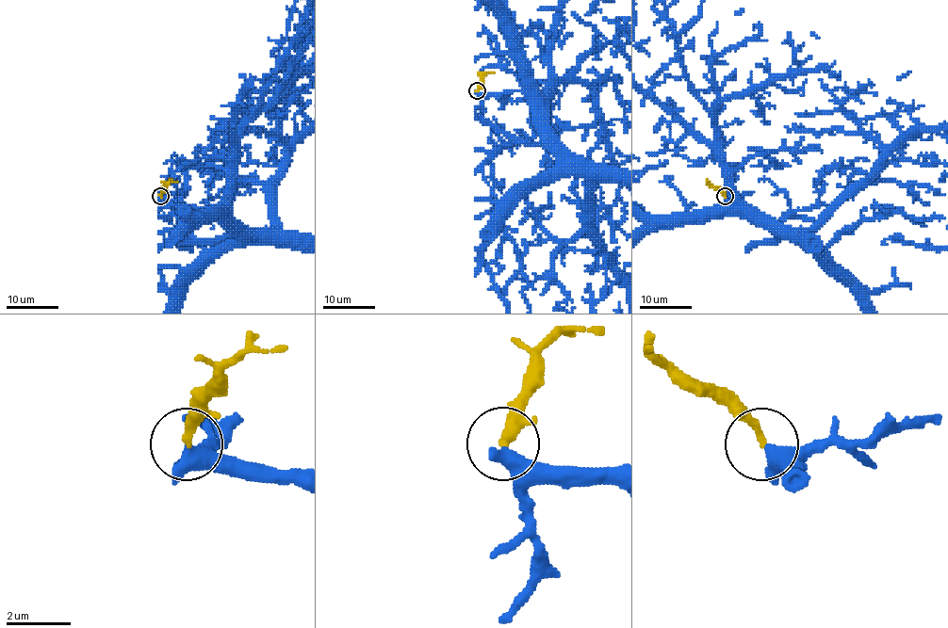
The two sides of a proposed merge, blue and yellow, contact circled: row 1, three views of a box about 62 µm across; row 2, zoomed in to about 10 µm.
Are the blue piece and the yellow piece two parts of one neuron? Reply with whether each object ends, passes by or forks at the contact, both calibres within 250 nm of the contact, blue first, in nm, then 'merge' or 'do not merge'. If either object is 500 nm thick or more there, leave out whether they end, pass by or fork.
blue passes by; yellow ends; calibres 360 and 280 nm; merge

